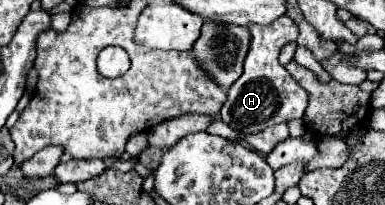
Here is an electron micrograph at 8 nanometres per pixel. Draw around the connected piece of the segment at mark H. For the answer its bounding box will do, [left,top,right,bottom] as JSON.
[220,16,308,134]

